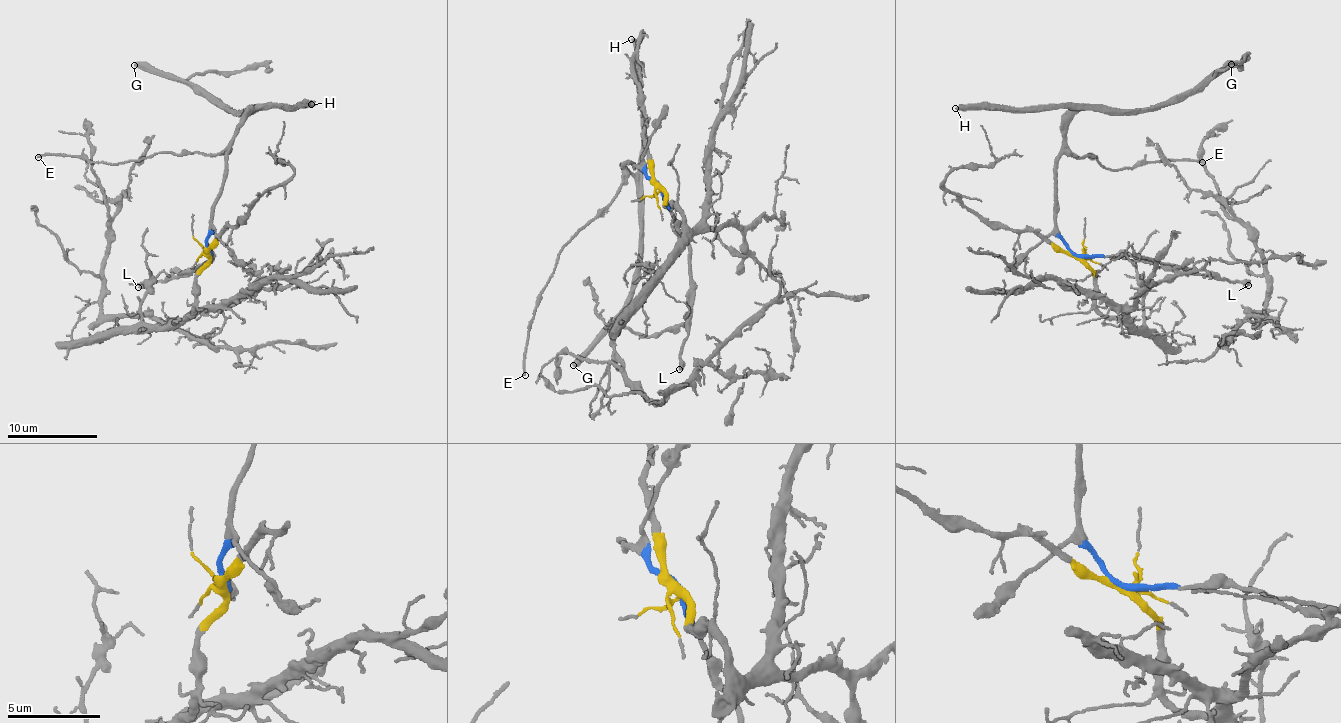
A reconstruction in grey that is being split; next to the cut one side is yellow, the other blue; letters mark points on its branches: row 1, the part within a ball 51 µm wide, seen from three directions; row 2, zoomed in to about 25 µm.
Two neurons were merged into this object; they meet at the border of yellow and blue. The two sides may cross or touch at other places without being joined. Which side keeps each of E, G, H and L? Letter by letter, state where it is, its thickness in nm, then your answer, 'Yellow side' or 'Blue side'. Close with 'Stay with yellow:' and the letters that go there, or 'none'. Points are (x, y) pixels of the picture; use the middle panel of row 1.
E: Place: (525, 375). Thickness 170 nm. Blue side
G: Place: (573, 365). Thickness 440 nm. Blue side
H: Place: (631, 39). Thickness 380 nm. Blue side
L: Place: (679, 369). Thickness 400 nm. Blue side
Stay with yellow: none

